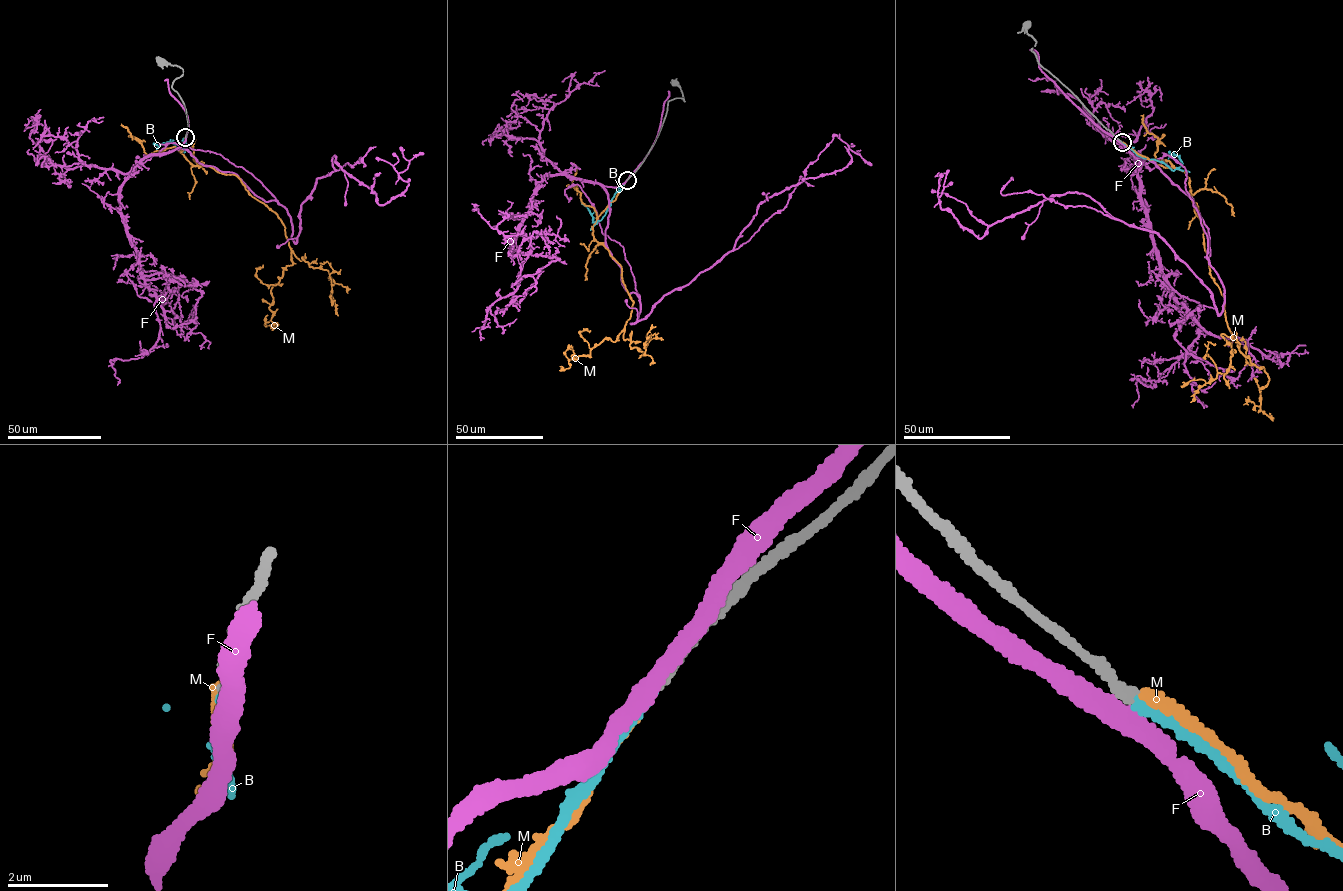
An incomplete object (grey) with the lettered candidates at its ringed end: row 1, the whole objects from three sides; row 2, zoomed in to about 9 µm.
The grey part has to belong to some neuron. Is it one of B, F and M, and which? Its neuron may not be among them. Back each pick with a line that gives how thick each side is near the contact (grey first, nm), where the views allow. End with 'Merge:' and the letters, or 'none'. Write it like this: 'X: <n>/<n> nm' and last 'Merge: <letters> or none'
B: 190/170 nm
Merge: B

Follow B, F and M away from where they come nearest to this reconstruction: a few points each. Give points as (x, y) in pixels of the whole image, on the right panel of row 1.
B: (1122, 142), (1138, 156), (1161, 162), (1173, 170), (1181, 163), (1178, 156), (1170, 155), (1169, 151)
F: (1121, 142), (1192, 199), (1219, 315), (1165, 239), (1082, 193), (979, 238), (942, 209), (949, 170)
M: (1122, 142), (1189, 179), (1234, 337), (1221, 335), (1235, 351), (1225, 374), (1207, 354), (1208, 342), (1215, 343)

